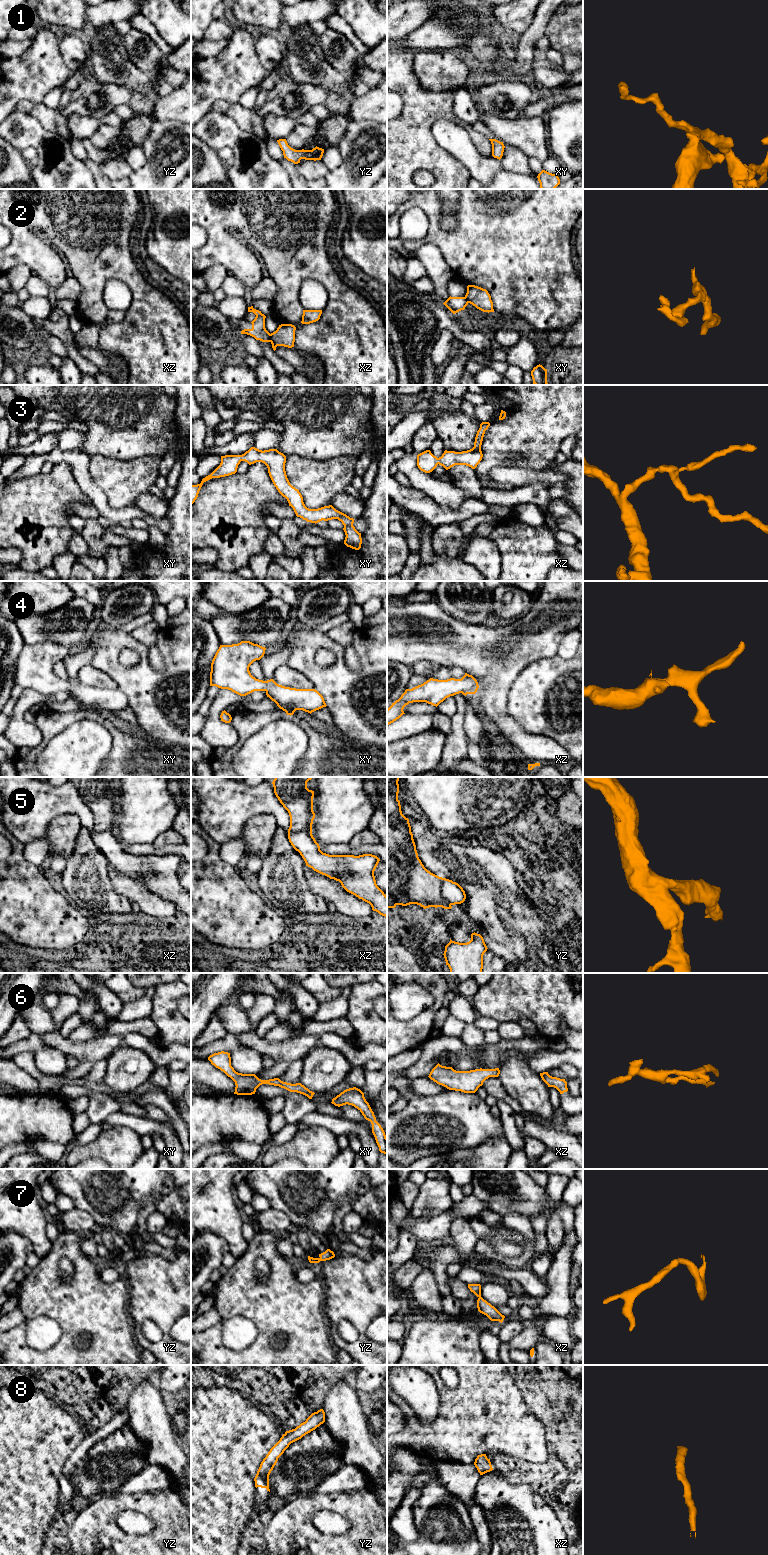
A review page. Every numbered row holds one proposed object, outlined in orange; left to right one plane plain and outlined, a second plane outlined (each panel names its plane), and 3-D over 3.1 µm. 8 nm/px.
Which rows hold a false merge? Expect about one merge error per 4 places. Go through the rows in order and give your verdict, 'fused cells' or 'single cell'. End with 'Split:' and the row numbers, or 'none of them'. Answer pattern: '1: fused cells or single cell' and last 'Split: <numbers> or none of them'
1: single cell
2: fused cells
3: single cell
4: single cell
5: fused cells
6: single cell
7: single cell
8: single cell
Split: 2, 5

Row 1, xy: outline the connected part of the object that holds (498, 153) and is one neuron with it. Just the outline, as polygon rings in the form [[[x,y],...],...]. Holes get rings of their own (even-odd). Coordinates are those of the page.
[[[489,139],[492,144],[492,156],[497,159],[501,159],[504,152],[504,144],[496,139]]]

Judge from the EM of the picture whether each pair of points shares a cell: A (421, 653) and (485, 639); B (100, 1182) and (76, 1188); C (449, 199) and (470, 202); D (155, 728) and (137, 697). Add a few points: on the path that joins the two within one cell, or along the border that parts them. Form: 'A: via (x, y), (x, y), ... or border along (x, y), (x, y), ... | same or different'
A: via (437, 645), (469, 643) | same
B: via (94, 1181), (82, 1182) | same
C: border along (459, 199), (456, 212), (457, 223) | different
D: via (155, 720), (155, 715), (145, 705) | same

